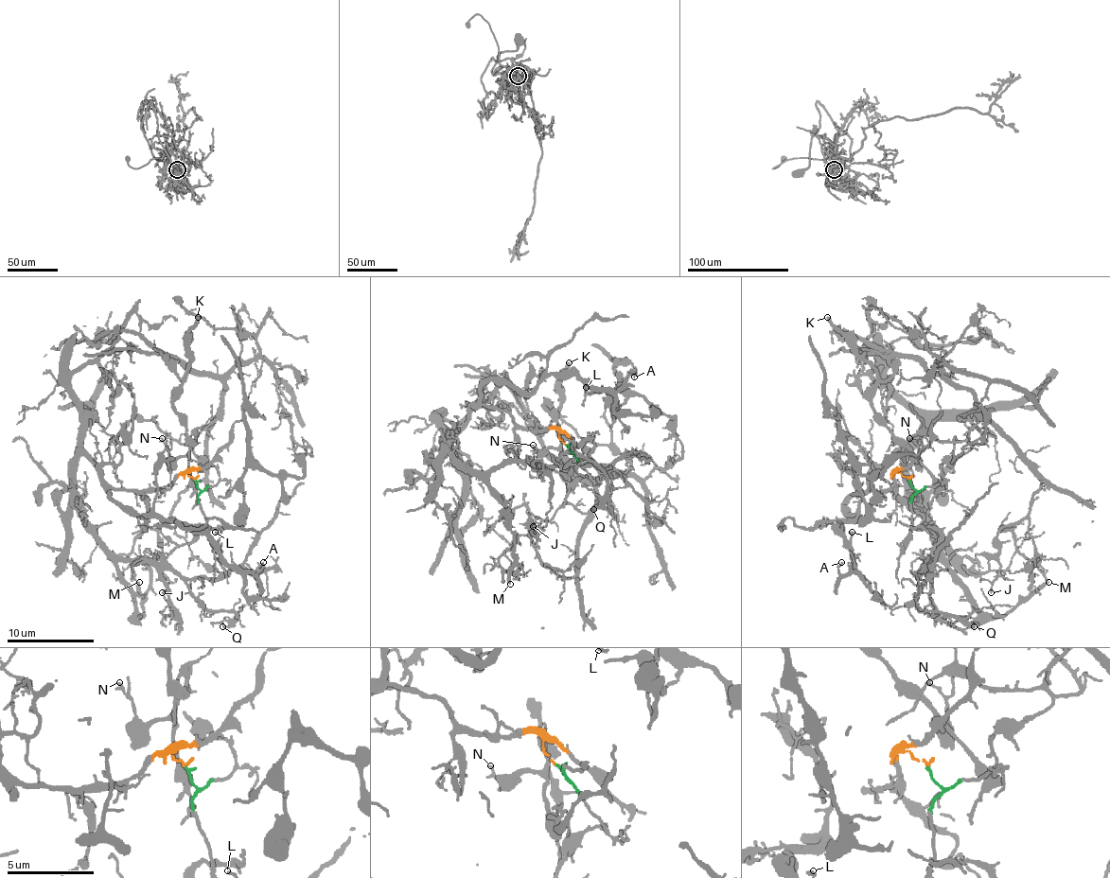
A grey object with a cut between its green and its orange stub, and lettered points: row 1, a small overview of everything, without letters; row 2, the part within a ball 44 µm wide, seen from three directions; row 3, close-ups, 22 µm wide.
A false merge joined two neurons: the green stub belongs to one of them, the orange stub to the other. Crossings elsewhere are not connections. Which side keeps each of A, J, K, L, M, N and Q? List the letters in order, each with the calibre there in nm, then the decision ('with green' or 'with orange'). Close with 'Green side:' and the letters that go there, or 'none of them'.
A: 130 nm | with orange
J: 100 nm | with green
K: 320 nm | with green
L: 170 nm | with orange
M: 280 nm | with orange
N: 140 nm | with green
Q: 200 nm | with orange
Green side: J, K, N

